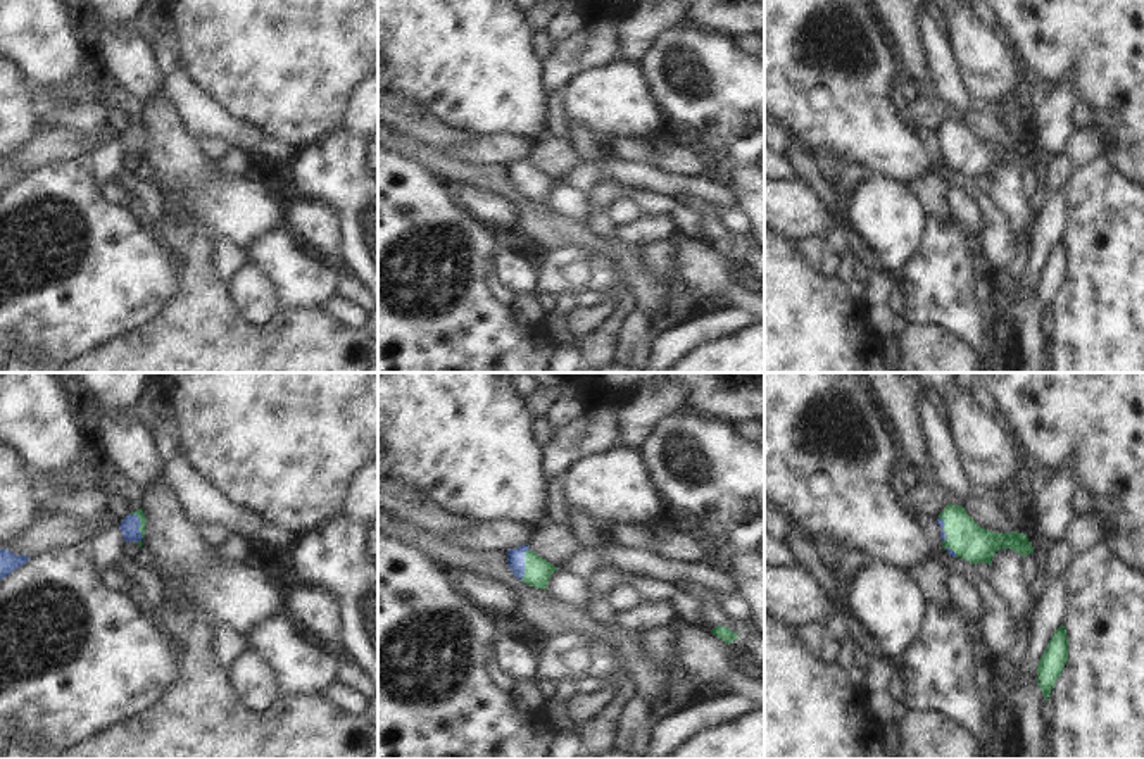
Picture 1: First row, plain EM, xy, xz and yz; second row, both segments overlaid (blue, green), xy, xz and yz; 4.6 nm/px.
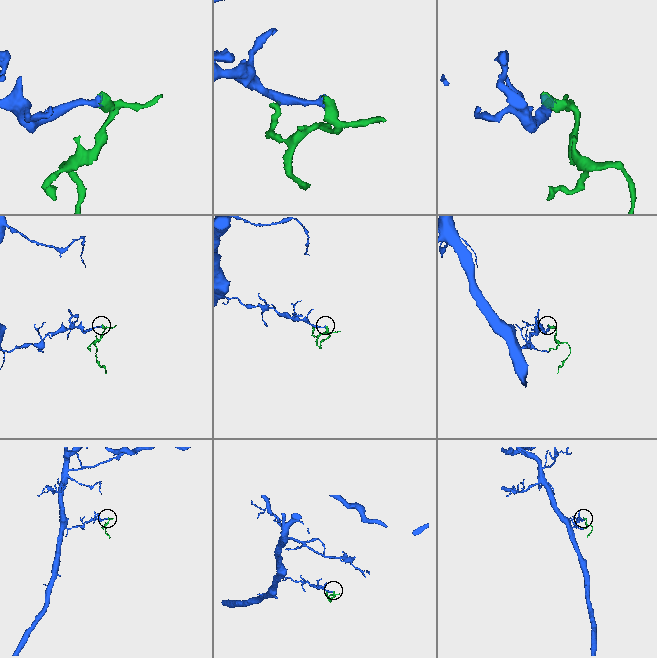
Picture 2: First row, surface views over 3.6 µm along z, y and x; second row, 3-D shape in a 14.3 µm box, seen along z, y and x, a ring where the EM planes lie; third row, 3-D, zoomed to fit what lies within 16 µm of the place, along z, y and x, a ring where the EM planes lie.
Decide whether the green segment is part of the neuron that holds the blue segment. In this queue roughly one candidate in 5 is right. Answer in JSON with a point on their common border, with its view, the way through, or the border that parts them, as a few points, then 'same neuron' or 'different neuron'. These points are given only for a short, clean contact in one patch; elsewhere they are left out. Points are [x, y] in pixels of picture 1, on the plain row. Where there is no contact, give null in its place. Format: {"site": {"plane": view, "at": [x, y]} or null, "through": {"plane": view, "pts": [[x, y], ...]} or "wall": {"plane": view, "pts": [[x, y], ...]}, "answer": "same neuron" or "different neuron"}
{"site": {"plane": "xz", "at": [523, 178]}, "through": {"plane": "xz", "pts": [[515, 169], [523, 178], [537, 185]]}, "answer": "same neuron"}

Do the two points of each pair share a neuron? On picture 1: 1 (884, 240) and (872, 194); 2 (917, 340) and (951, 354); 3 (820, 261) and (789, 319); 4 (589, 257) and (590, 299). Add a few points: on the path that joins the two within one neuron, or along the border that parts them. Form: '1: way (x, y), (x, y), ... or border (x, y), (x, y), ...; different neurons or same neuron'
1: way (884, 228), (884, 213), (879, 206); same neuron
2: way (925, 349), (930, 354), (942, 354); same neuron
3: border (796, 242), (801, 254), (817, 269), (836, 276); different neurons
4: border (584, 288), (604, 294); different neurons

